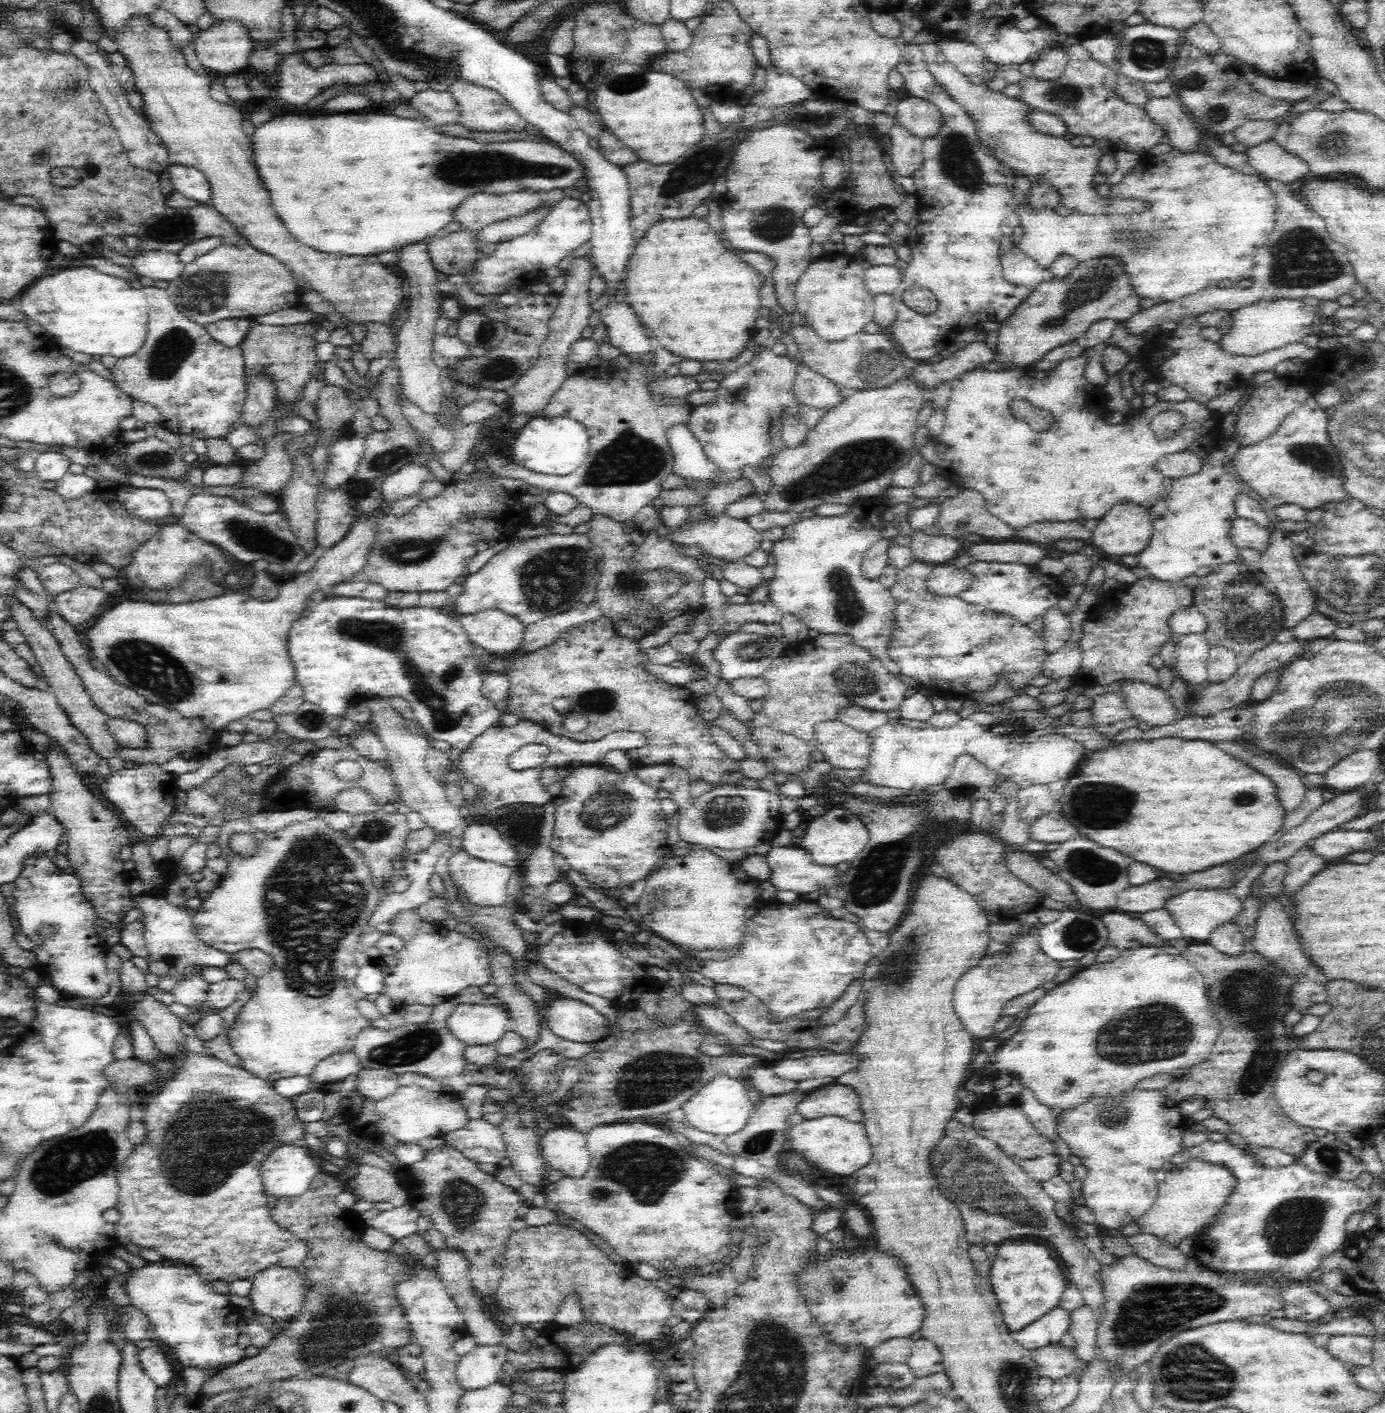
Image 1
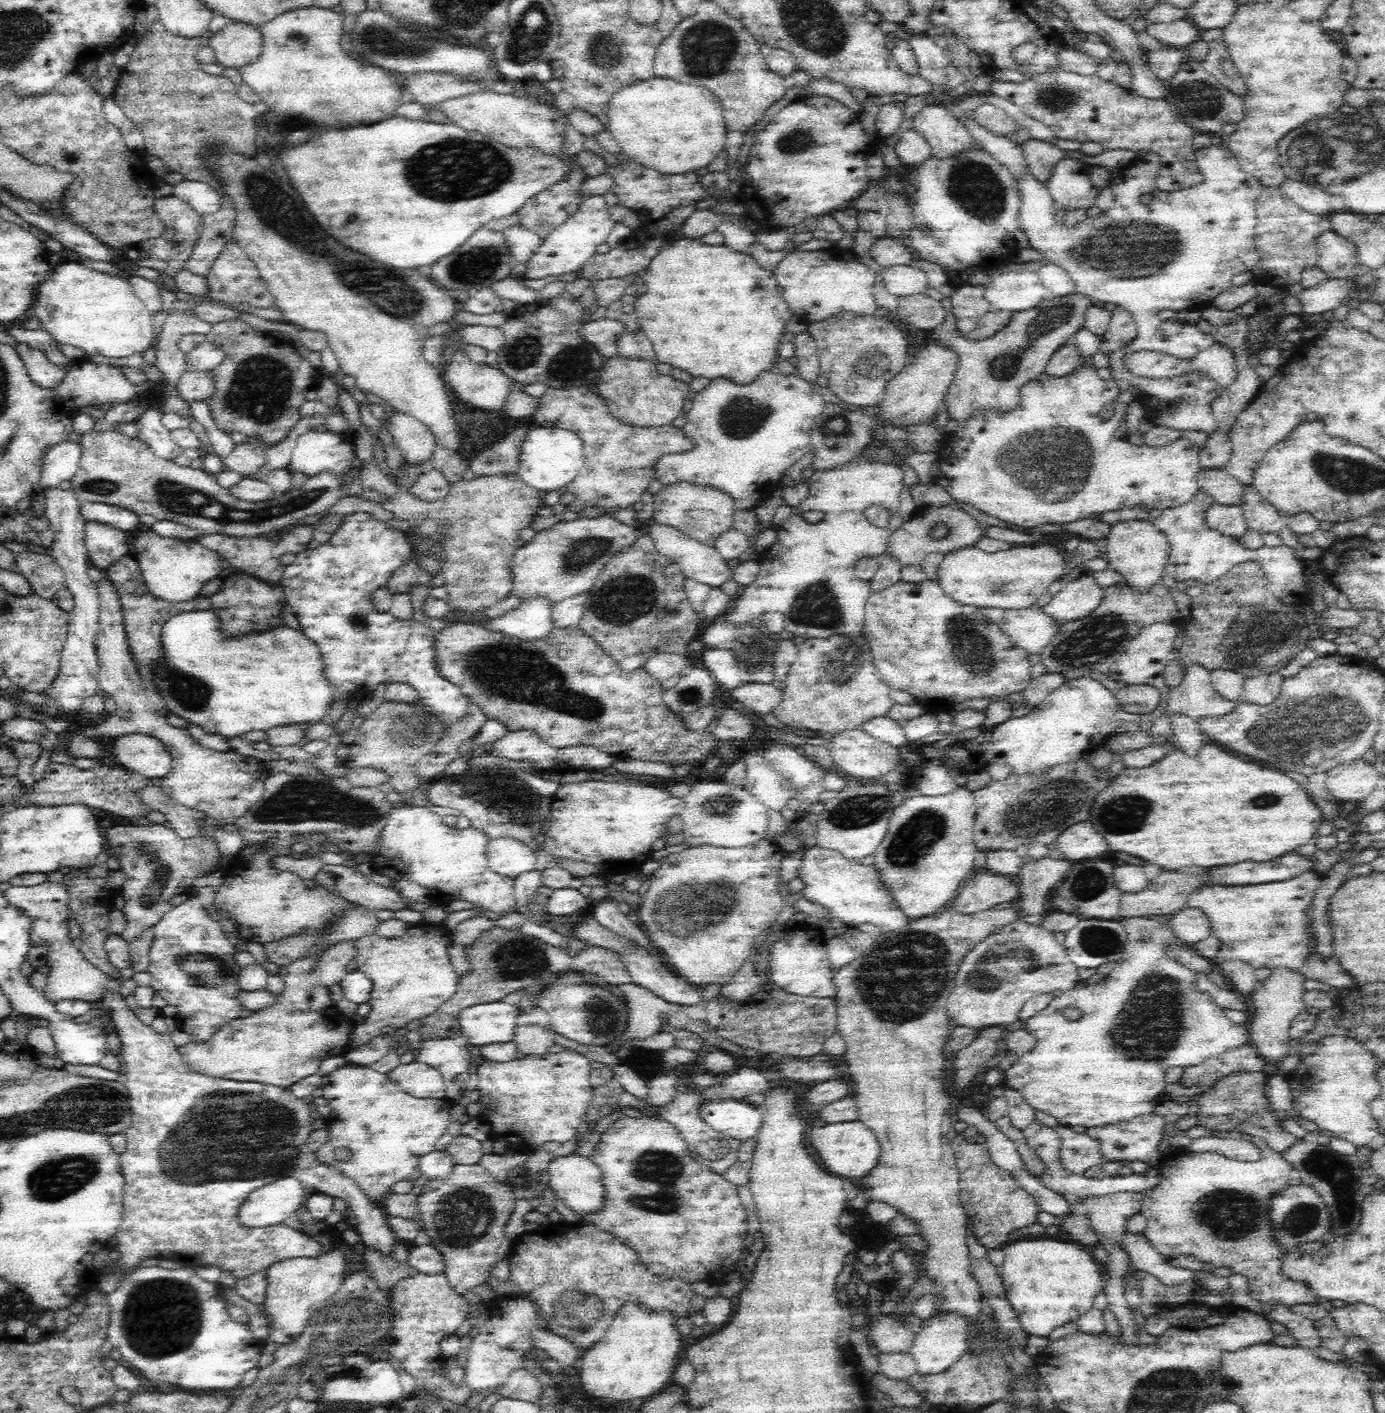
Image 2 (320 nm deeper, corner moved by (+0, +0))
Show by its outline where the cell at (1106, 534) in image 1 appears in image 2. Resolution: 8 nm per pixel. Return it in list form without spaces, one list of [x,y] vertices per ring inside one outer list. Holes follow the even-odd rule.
[[[1131,520],[1111,525],[1106,542],[1106,568],[1118,572],[1122,582],[1134,589],[1135,594],[1150,594],[1165,575],[1170,552],[1166,537],[1148,520]]]

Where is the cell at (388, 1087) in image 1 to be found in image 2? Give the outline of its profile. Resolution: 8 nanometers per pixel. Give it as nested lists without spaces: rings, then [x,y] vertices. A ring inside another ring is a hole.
[[[418,1061],[398,1066],[389,1073],[390,1079],[417,1098],[446,1099],[446,1084],[438,1069]]]

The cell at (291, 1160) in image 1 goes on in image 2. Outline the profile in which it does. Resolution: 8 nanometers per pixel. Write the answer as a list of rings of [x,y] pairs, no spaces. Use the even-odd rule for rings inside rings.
[[[286,1177],[253,1190],[238,1208],[238,1221],[246,1228],[266,1228],[282,1224],[306,1202],[298,1179]]]

